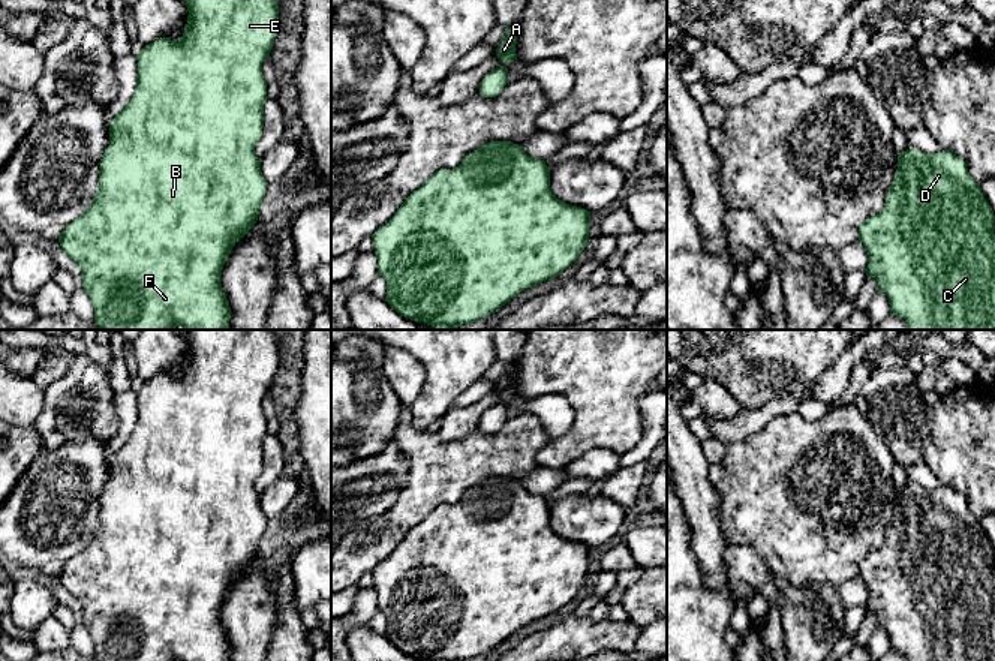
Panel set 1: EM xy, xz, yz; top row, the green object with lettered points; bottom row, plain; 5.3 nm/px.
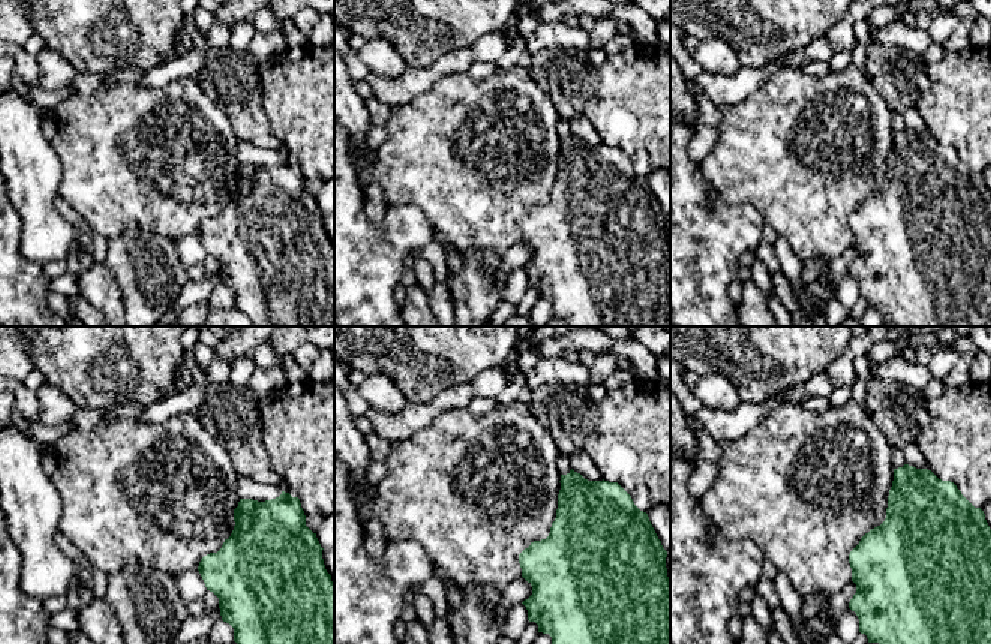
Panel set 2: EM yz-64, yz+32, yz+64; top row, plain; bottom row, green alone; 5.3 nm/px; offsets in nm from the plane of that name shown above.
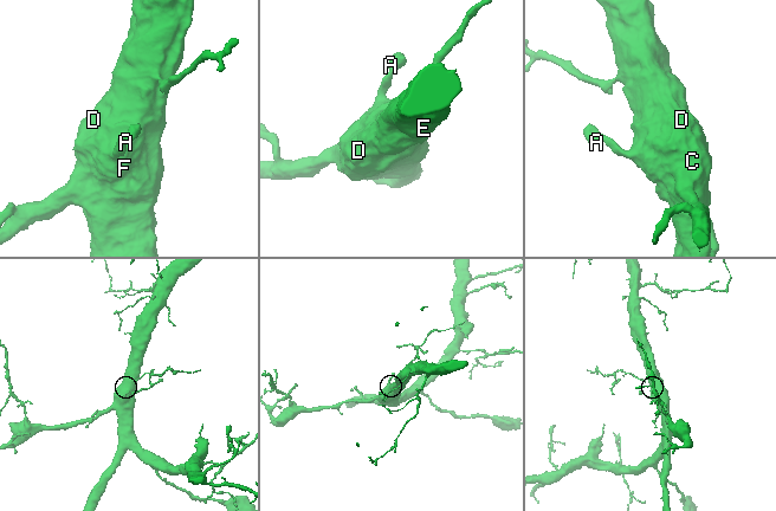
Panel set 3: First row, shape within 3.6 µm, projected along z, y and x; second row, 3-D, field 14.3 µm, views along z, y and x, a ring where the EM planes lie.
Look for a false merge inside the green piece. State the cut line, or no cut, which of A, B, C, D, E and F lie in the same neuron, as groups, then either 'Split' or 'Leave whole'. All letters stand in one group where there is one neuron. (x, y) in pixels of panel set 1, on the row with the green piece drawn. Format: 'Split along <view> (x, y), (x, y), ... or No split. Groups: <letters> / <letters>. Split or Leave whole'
No split. Groups: A B C D E F. Leave whole

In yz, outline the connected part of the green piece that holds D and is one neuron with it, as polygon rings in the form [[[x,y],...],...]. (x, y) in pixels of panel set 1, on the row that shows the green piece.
[[[911,147],[896,154],[898,169],[893,186],[886,195],[886,207],[859,225],[857,238],[869,255],[869,264],[865,268],[868,279],[877,279],[878,292],[884,292],[889,297],[890,315],[904,318],[907,330],[995,330],[995,216],[980,184],[970,175],[967,163],[950,150],[925,154]]]

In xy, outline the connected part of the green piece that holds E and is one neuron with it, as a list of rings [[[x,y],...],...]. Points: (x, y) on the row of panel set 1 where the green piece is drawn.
[[[184,0],[189,15],[187,15],[187,28],[183,33],[178,42],[171,40],[169,37],[160,37],[150,45],[145,45],[138,60],[138,79],[136,88],[132,100],[118,112],[118,115],[109,123],[109,145],[106,147],[100,159],[100,174],[99,186],[93,196],[91,205],[73,222],[70,222],[66,229],[58,237],[61,250],[70,256],[82,271],[82,288],[91,298],[94,307],[96,325],[102,330],[175,330],[177,325],[181,325],[183,330],[229,330],[229,316],[231,307],[228,298],[223,292],[220,283],[220,274],[223,265],[235,246],[256,223],[261,202],[267,193],[268,181],[261,172],[261,157],[255,153],[255,145],[259,141],[264,129],[264,103],[267,97],[267,82],[262,75],[262,63],[270,57],[273,42],[279,33],[280,19],[279,19],[279,6],[277,0]]]

